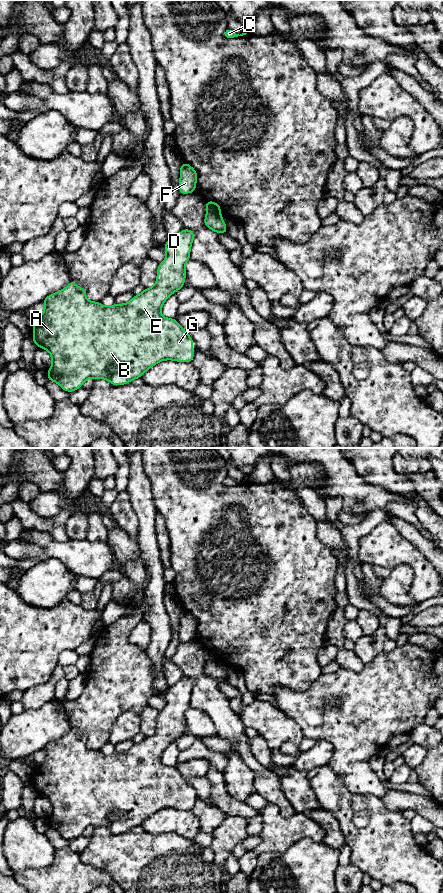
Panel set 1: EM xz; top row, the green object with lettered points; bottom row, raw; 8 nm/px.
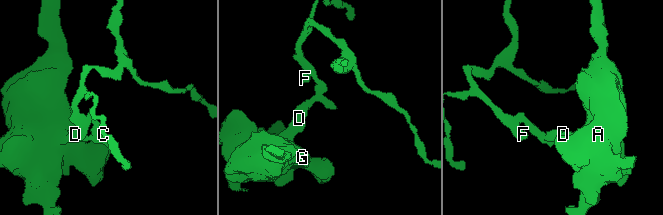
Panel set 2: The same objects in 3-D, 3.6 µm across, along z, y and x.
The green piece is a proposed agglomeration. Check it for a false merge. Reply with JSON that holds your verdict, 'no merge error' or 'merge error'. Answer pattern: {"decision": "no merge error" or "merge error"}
{"decision": "merge error"}

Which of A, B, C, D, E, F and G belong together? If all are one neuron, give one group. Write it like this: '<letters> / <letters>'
A B D E G / C F

